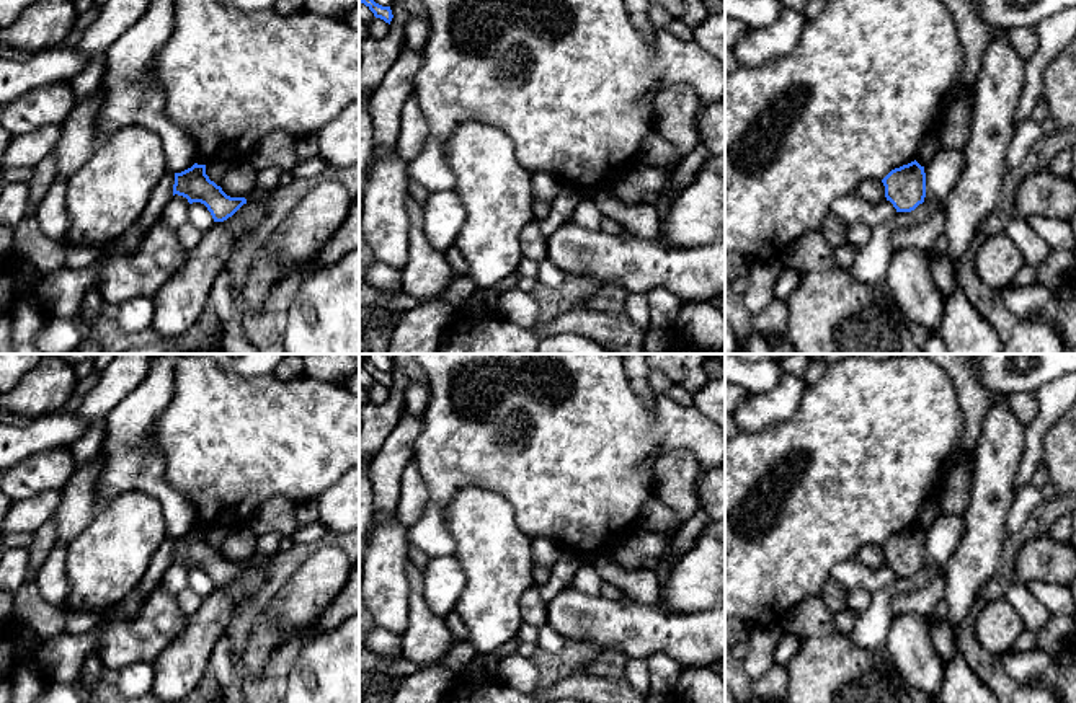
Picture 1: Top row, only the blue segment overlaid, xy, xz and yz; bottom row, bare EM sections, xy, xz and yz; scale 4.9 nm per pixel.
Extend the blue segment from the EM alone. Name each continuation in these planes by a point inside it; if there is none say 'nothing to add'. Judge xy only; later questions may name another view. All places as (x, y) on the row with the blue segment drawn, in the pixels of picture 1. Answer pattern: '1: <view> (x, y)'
nothing to add

